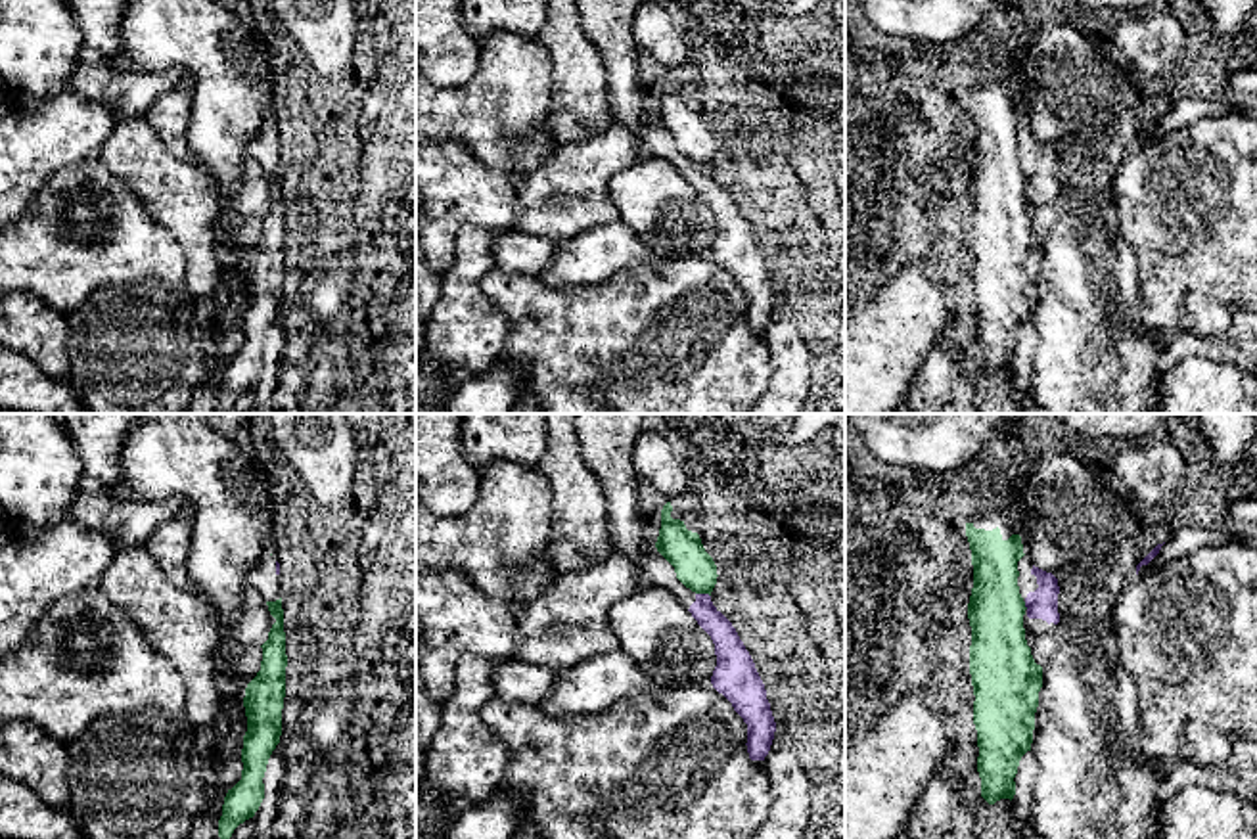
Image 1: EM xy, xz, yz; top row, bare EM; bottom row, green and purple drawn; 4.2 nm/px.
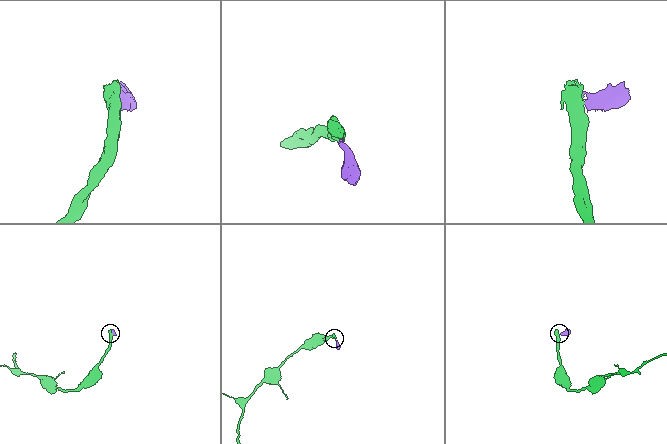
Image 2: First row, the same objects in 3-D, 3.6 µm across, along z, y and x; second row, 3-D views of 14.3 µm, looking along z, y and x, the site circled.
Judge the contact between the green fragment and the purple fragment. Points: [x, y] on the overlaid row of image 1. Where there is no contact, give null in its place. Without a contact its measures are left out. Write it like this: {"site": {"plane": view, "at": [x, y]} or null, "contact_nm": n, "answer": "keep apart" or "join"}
{"site": {"plane": "xz", "at": [704, 592]}, "contact_nm": 70, "answer": "keep apart"}

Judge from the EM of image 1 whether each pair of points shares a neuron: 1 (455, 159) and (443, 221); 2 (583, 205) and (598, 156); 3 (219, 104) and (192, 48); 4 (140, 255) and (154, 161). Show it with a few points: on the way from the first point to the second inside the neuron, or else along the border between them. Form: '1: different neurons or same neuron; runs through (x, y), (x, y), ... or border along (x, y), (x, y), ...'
1: same neuron; runs through (453, 175), (453, 194), (445, 205)
2: same neuron; runs through (589, 194), (589, 167)
3: same neuron; runs through (219, 90), (219, 75), (205, 62)
4: different neurons; border along (117, 177), (177, 244)

